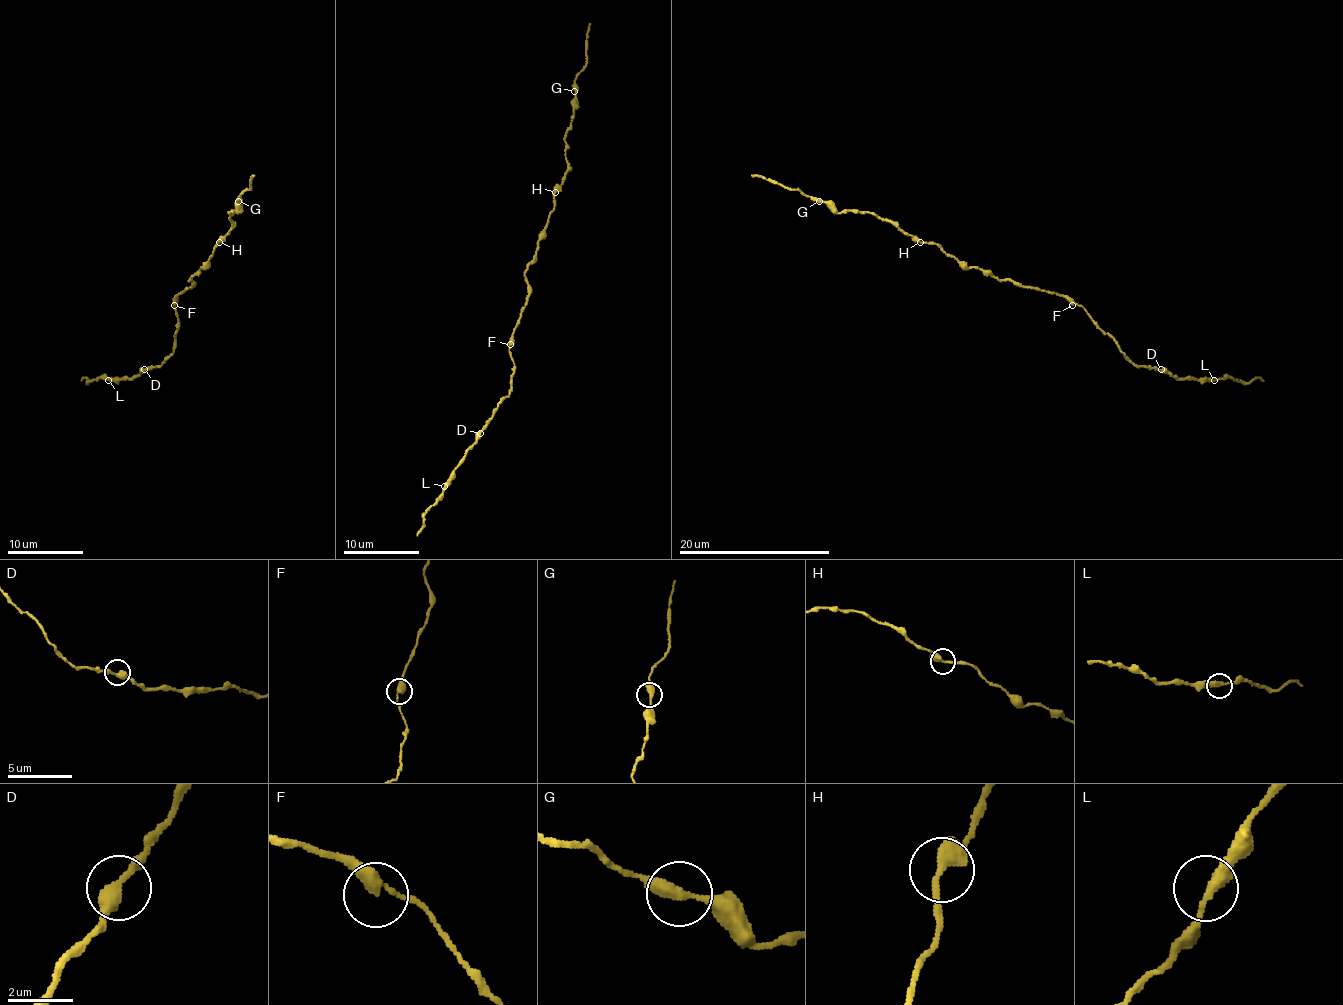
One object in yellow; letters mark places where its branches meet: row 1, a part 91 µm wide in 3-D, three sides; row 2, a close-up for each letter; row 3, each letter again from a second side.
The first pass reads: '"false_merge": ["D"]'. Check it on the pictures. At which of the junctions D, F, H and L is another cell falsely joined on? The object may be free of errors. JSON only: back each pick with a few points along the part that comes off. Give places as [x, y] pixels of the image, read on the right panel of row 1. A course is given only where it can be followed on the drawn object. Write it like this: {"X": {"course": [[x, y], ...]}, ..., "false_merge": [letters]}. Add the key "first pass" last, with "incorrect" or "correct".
{"false_merge": [], "first pass": "incorrect"}

